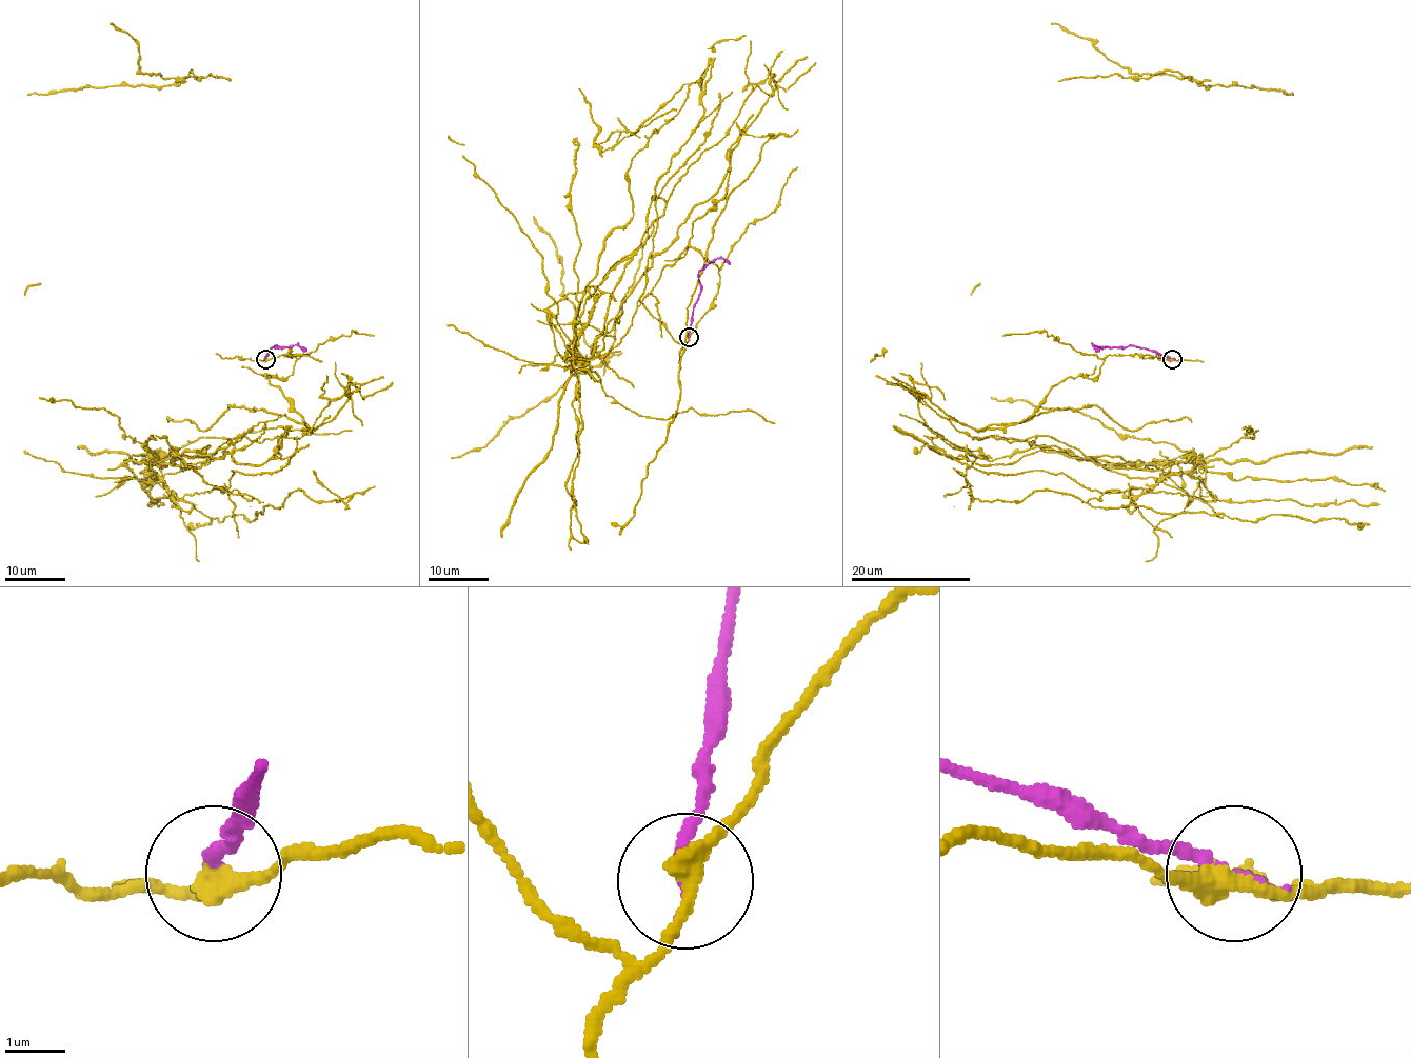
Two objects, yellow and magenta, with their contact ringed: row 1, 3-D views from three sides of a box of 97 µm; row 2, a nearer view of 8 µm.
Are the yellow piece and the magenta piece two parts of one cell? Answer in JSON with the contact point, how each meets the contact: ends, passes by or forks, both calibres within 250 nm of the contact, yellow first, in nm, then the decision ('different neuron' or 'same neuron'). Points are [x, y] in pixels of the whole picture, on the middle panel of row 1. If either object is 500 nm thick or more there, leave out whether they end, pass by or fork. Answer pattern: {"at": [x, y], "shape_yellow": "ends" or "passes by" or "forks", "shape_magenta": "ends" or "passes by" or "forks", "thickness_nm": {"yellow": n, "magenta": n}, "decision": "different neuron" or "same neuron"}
{"at": [689, 337], "shape_yellow": "passes by", "shape_magenta": "ends", "thickness_nm": {"yellow": 280, "magenta": 140}, "decision": "different neuron"}

